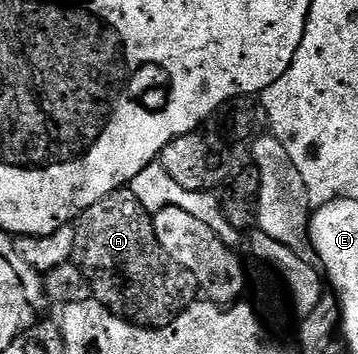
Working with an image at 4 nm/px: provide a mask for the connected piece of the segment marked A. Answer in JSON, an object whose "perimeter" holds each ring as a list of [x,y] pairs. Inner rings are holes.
{"perimeter":[[[130,189],[114,191],[97,205],[89,205],[73,226],[74,258],[81,261],[90,294],[114,315],[138,327],[167,327],[196,302],[195,278],[161,249],[152,212],[137,201]]]}

